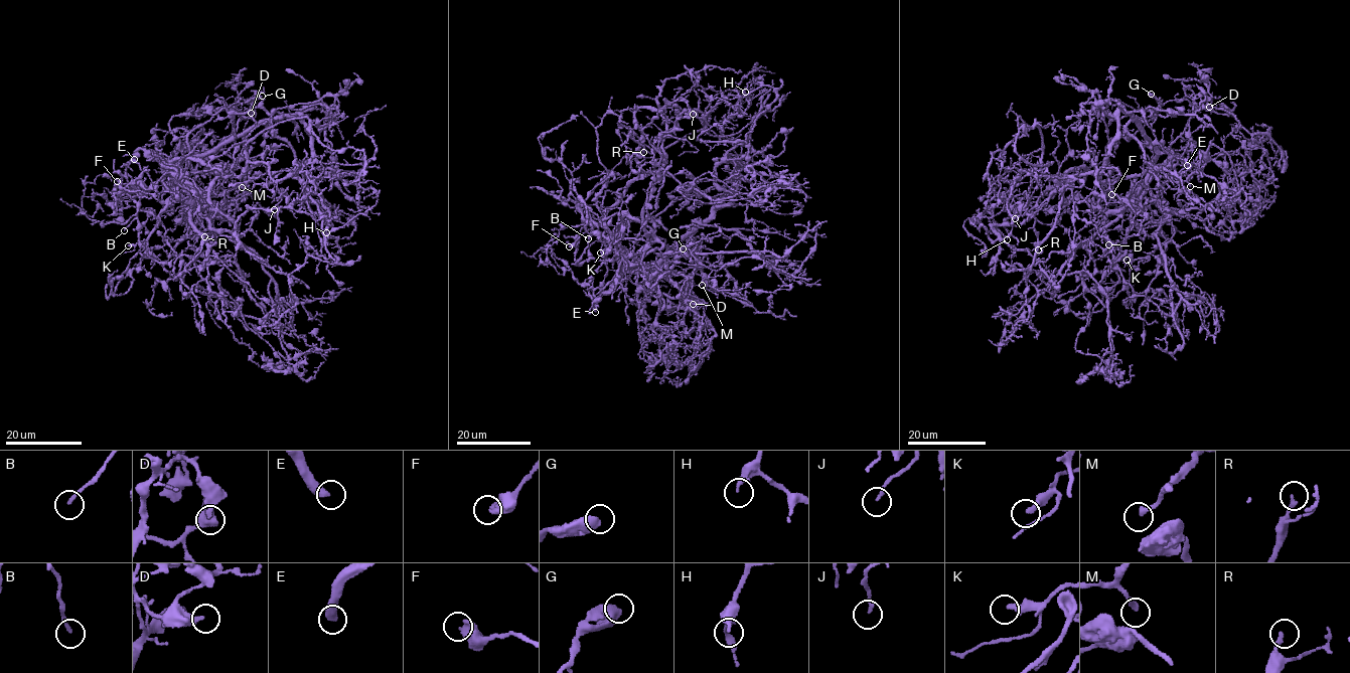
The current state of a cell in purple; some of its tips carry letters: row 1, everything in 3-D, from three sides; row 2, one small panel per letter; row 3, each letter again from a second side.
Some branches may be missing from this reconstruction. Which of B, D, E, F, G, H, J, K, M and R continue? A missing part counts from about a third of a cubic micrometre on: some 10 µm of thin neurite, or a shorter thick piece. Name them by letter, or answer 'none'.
B, E, M, R

